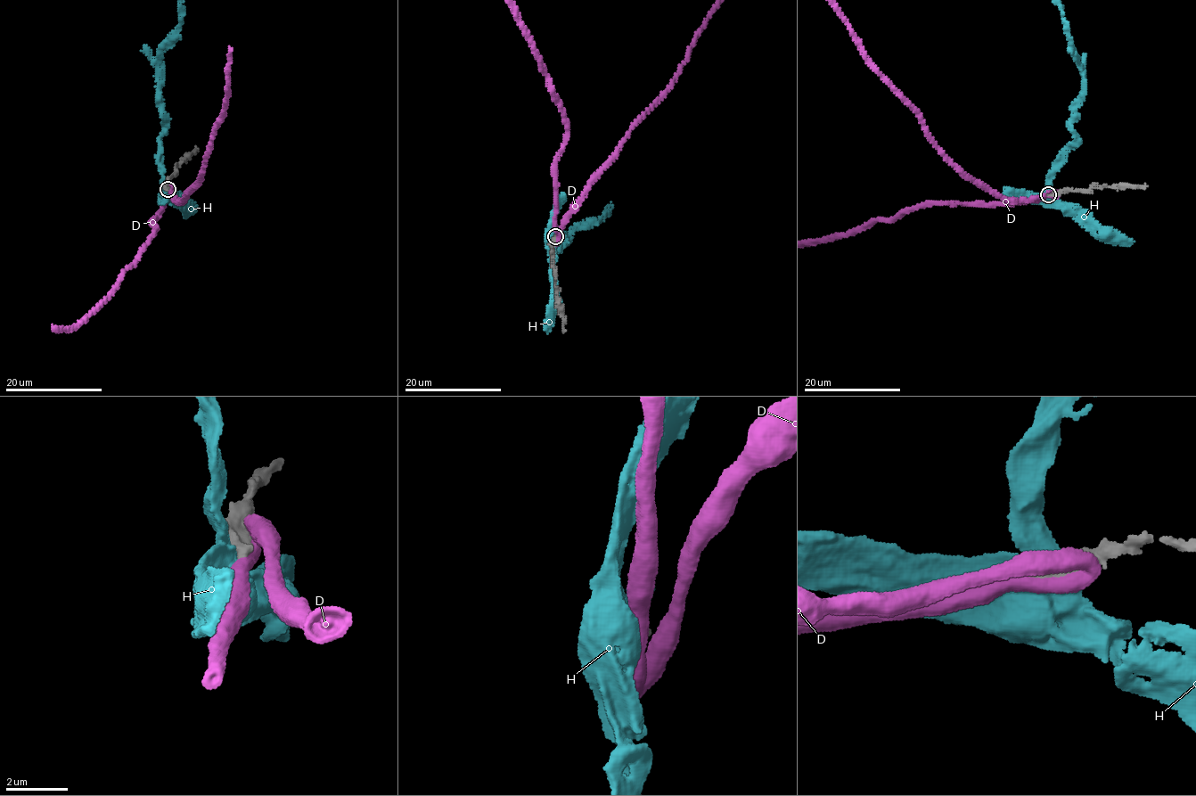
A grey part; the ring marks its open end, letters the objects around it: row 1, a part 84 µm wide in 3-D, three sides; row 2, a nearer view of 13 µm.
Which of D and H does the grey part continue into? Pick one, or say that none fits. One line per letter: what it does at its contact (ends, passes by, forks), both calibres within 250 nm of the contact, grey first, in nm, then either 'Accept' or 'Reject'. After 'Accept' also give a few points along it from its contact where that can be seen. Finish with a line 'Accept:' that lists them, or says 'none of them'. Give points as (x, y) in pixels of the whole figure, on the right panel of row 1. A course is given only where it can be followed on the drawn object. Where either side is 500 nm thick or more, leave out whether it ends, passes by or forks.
D: Thickness 400 nm (grey) against 500 nm. Reject
H: Thickness 550 nm (grey) against 850 nm. Reject
Accept: none of them

